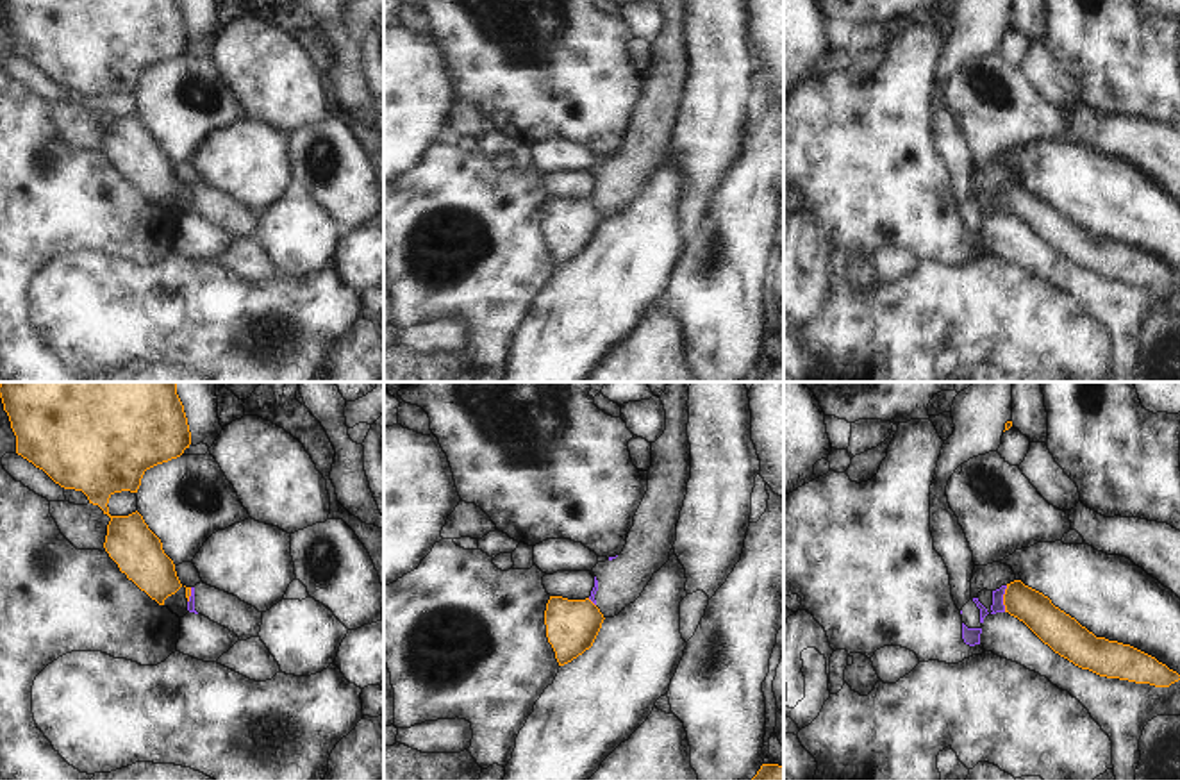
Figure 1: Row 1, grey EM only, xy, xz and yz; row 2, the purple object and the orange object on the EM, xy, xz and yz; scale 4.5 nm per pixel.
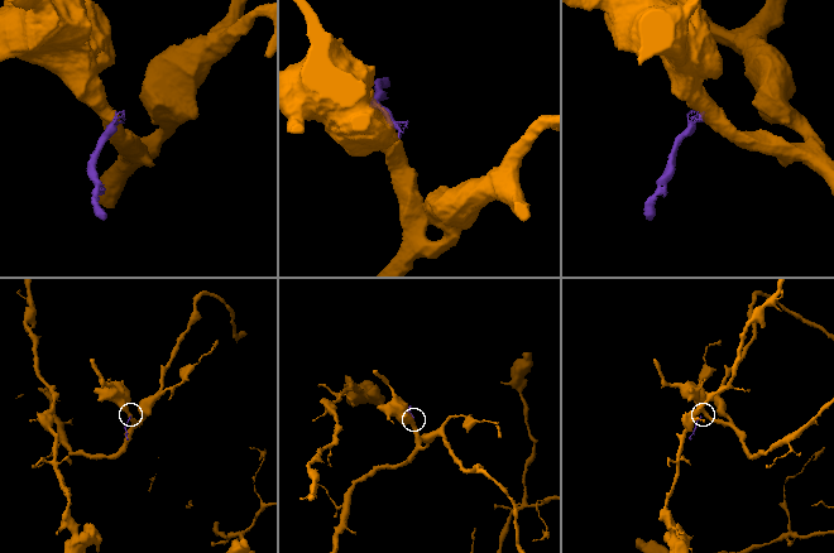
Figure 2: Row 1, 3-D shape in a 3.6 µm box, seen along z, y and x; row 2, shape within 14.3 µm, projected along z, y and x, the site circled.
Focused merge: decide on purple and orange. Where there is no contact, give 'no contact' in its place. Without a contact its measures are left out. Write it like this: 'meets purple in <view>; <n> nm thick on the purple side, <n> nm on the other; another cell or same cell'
meets purple in yz; 50 nm thick on the purple side, 160 nm on the other; another cell

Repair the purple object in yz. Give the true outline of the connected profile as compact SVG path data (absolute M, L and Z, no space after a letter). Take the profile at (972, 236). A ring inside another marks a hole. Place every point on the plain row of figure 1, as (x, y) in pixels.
M971 198L962 207L962 239L966 245L980 245L982 223L987 214L987 209L978 202L978 198Z

